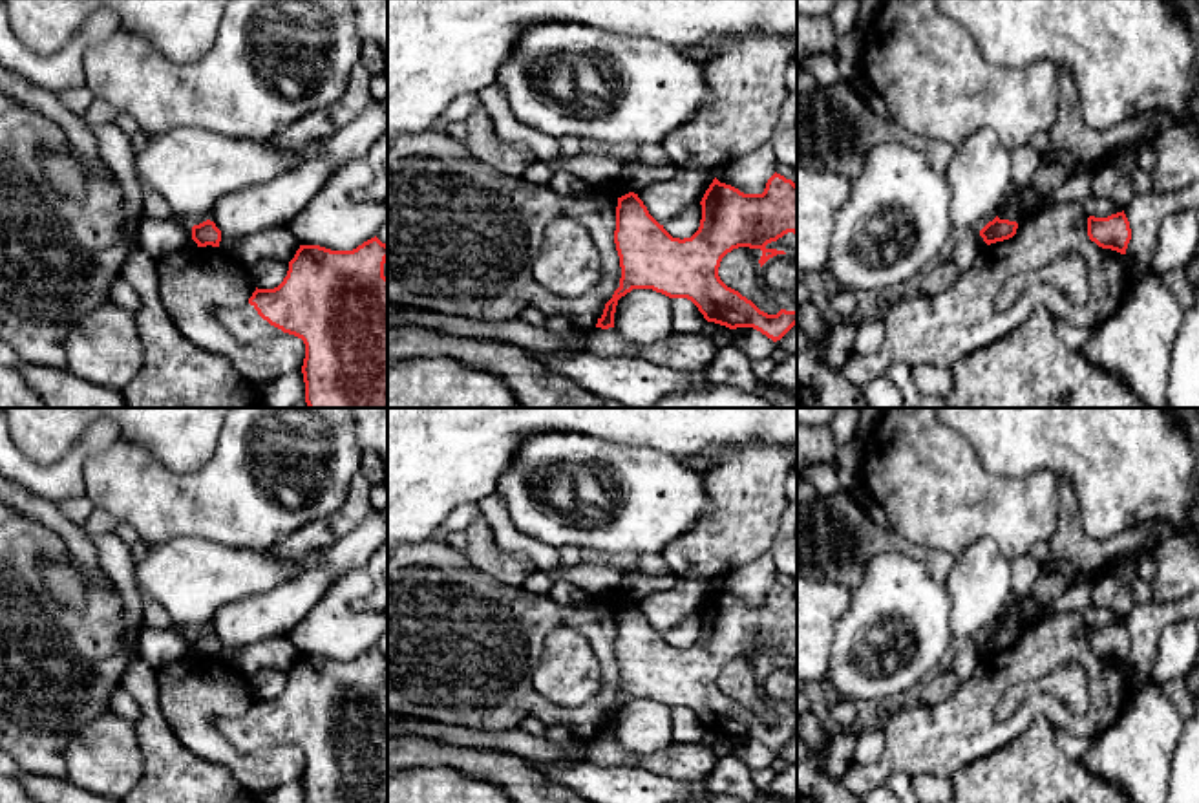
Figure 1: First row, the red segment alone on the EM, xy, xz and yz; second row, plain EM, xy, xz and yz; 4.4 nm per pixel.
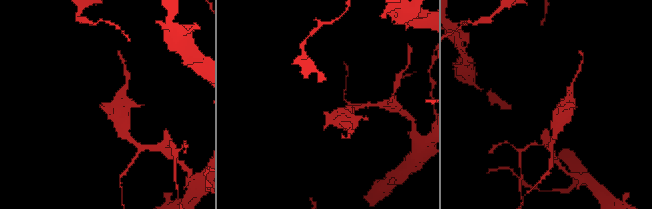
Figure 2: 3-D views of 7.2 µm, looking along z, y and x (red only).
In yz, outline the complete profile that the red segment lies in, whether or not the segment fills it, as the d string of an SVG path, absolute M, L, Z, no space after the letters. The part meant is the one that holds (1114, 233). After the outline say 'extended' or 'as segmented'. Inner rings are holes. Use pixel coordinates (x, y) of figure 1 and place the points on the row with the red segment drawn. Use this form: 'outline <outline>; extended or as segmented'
outline M1124 210L1108 218L1089 216L1088 236L1102 249L1111 249L1126 254L1128 243L1131 240L1131 229Z; as segmented

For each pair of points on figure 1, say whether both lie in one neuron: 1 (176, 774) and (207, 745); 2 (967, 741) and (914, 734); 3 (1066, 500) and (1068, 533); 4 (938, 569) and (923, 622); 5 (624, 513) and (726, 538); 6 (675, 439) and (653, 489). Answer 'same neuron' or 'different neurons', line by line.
1: different neurons
2: same neuron
3: same neuron
4: different neurons
5: different neurons
6: different neurons

